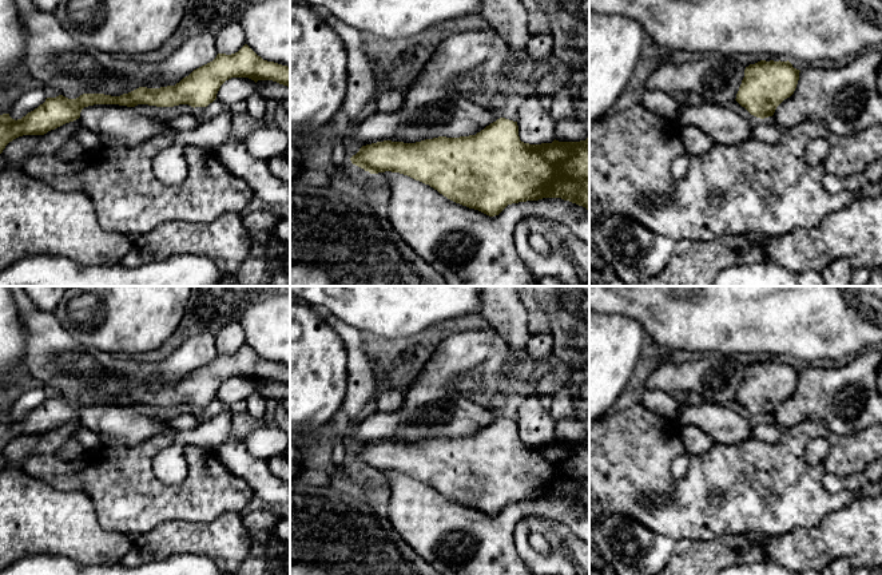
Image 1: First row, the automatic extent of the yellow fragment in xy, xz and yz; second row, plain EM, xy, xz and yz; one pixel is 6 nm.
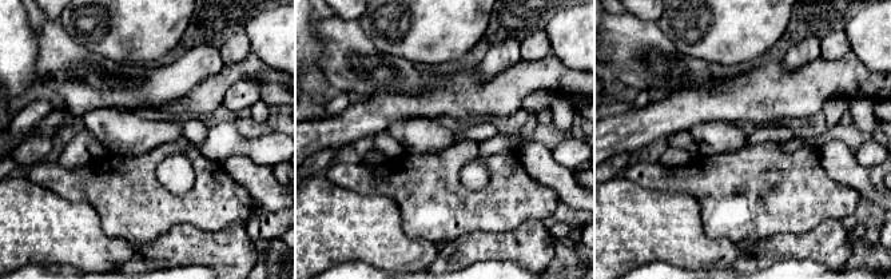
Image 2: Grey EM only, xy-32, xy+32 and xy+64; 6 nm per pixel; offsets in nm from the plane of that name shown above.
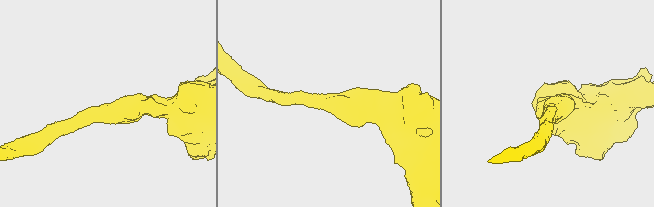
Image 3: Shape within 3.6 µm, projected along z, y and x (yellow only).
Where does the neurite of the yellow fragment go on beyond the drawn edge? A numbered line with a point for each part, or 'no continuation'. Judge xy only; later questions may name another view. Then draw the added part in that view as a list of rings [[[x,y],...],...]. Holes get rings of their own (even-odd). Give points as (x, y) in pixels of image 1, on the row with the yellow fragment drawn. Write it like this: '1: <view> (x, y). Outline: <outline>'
no continuation

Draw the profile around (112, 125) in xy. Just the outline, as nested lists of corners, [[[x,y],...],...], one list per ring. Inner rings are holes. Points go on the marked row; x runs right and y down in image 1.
[[[119,104],[84,107],[79,122],[100,140],[102,146],[134,147],[170,130],[167,119],[148,119],[134,107]]]

